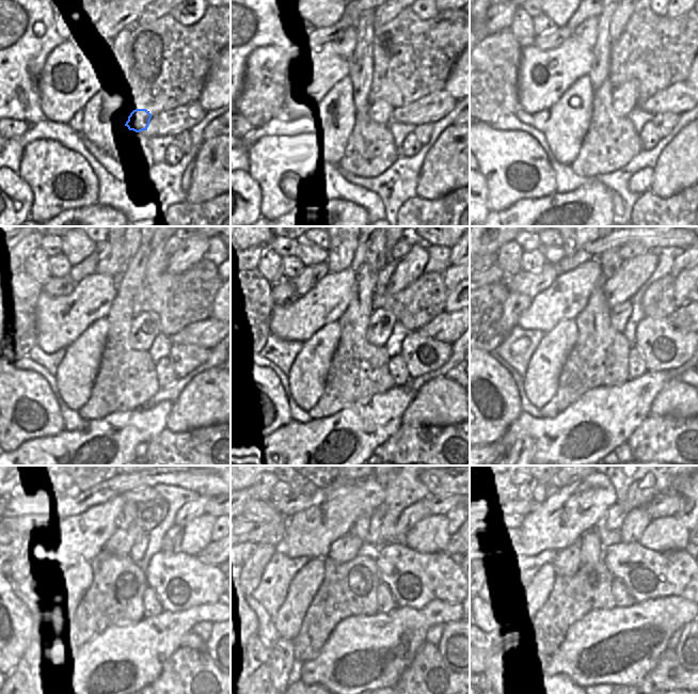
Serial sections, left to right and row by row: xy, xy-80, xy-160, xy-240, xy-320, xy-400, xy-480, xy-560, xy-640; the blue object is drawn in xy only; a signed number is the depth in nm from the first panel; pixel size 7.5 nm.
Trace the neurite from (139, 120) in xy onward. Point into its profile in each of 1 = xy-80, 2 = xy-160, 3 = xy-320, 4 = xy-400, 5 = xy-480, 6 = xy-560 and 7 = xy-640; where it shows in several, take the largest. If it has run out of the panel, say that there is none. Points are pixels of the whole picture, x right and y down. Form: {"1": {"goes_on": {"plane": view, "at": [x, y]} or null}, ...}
{"1": {"goes_on": {"plane": "xy-80", "at": [380, 111]}}, "2": {"goes_on": {"plane": "xy-160", "at": [624, 96]}}, "3": {"goes_on": {"plane": "xy-320", "at": [381, 321]}}, "4": {"goes_on": {"plane": "xy-400", "at": [620, 314]}}, "5": {"goes_on": {"plane": "xy-480", "at": [138, 551]}}, "6": {"goes_on": {"plane": "xy-560", "at": [377, 516]}}, "7": {"goes_on": {"plane": "xy-640", "at": [639, 493]}}}

